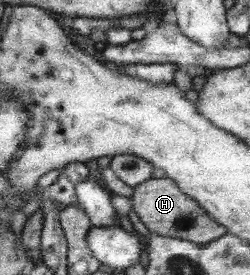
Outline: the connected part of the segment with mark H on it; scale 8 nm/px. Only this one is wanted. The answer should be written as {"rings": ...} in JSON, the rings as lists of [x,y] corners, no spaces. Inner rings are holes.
{"rings":[[[151,178],[134,187],[132,209],[151,232],[171,236],[177,239],[191,240],[193,243],[204,244],[227,234],[228,228],[205,213],[191,196],[183,192],[174,180],[169,178]]]}

